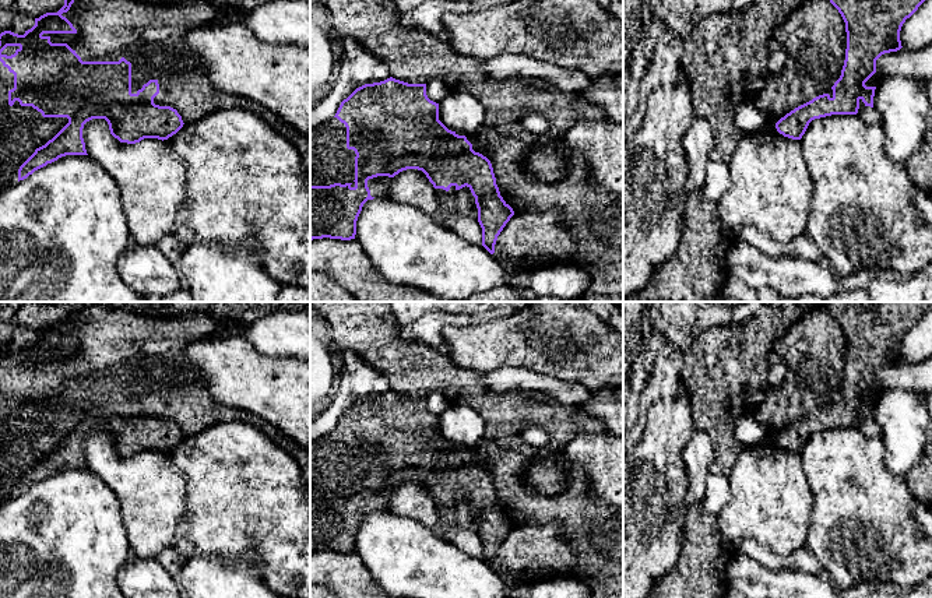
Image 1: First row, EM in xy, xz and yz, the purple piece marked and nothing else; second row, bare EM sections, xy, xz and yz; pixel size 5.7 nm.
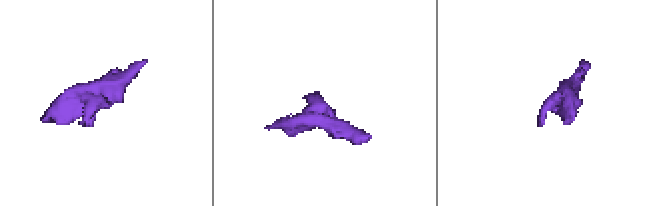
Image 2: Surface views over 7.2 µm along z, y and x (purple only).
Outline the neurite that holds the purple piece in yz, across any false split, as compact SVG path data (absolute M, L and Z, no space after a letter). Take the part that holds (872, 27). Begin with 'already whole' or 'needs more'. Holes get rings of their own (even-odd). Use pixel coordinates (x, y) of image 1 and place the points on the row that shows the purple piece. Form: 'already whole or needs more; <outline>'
needs more; M806 0L802 1L773 32L773 38L787 53L787 63L777 74L770 74L764 88L753 101L756 108L784 137L801 140L809 123L831 115L857 115L859 102L873 108L876 87L865 82L876 73L876 60L900 50L900 31L925 0Z

